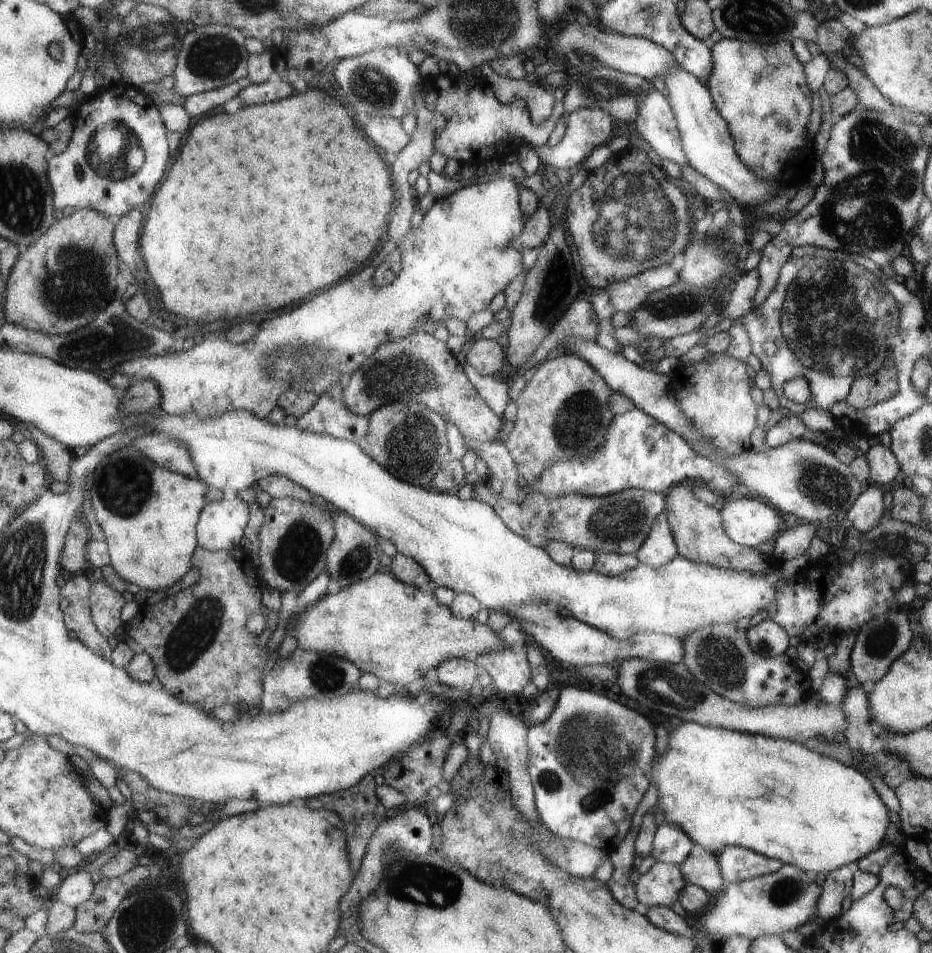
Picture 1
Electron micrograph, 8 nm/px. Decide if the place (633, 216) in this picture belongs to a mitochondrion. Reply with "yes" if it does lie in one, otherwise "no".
yes

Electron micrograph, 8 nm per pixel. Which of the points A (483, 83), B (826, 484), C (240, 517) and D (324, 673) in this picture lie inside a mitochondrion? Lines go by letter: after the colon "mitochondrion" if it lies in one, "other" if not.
A: other
B: mitochondrion
C: other
D: mitochondrion

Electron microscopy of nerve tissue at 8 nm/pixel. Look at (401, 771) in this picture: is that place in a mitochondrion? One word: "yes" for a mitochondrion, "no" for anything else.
no

